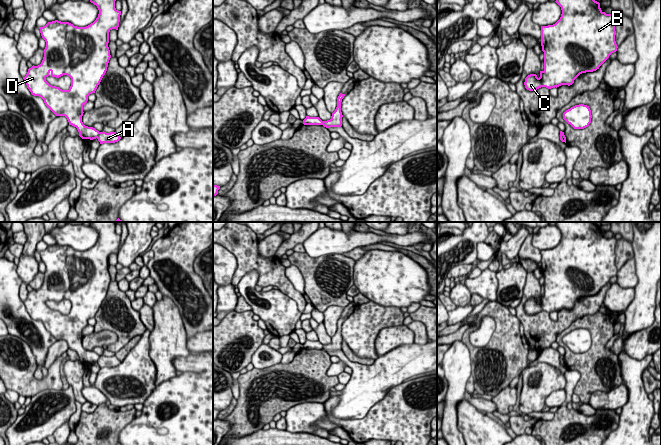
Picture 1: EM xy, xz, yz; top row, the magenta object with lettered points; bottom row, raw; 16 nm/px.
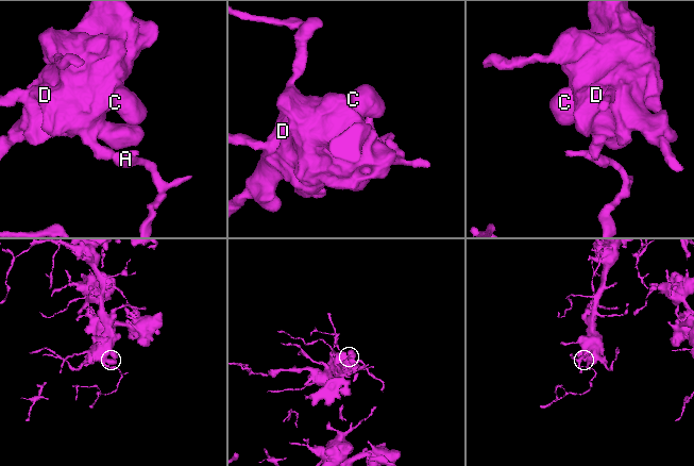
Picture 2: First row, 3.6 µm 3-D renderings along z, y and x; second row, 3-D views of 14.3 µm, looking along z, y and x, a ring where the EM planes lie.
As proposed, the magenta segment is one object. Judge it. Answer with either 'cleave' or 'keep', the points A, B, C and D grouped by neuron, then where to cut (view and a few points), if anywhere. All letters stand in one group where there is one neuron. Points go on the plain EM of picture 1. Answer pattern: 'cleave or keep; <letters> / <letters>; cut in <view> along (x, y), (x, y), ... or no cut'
cleave; A / B C D; cut in xy along (99, 356), (96, 361)

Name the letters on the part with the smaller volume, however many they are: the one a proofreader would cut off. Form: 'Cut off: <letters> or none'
Cut off: A

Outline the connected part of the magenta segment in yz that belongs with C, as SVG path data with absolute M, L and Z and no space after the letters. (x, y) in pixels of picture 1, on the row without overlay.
M556 222L555 225L562 234L560 243L553 249L541 250L541 270L544 276L544 294L540 295L540 301L530 298L525 302L525 312L529 315L537 314L541 311L548 313L557 312L561 309L572 309L574 304L582 297L593 296L617 275L615 265L616 239L606 238L600 232L600 227L593 222Z

